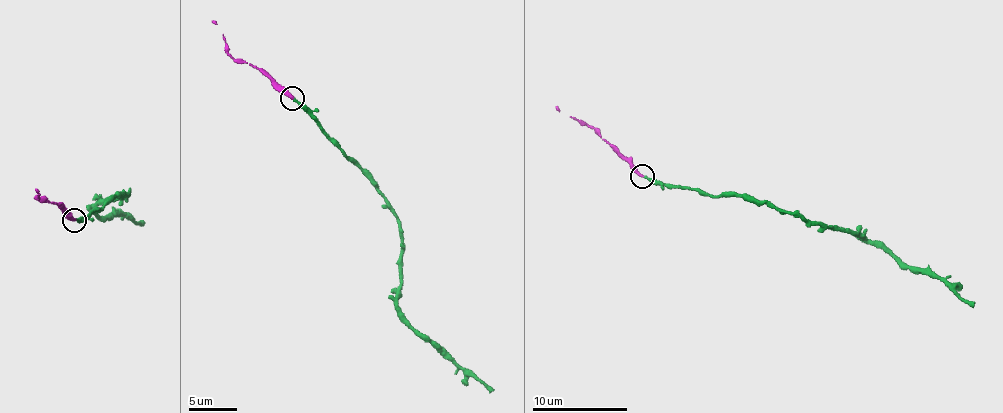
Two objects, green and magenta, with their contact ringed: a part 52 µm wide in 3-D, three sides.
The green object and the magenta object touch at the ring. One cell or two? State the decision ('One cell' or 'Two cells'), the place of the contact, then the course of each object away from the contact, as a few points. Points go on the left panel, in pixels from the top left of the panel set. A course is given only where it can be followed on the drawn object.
One cell. Place: (74, 220). Course of green: (75, 219), (117, 194), (129, 195), (89, 206), (101, 216), (120, 211), (145, 224). Course of magenta: (75, 219), (54, 203), (42, 201), (36, 196), (38, 198), (36, 190)

